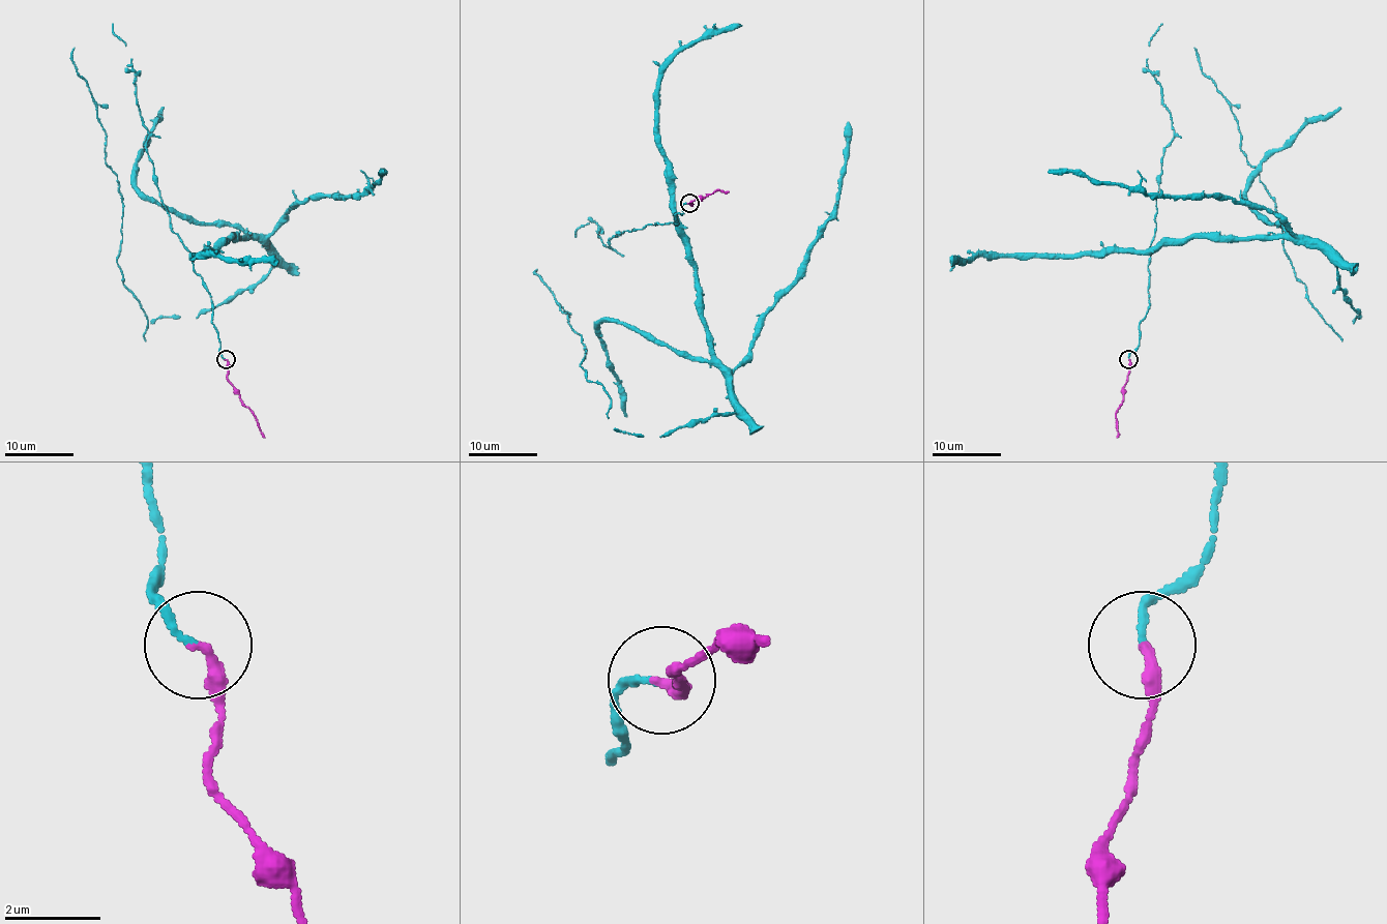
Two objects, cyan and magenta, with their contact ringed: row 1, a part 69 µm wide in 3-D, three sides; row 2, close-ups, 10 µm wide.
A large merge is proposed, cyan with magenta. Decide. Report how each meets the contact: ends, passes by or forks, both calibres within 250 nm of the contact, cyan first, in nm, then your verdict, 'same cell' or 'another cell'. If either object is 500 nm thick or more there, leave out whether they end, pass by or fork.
cyan ends | magenta ends | 150/280 nm | same cell

